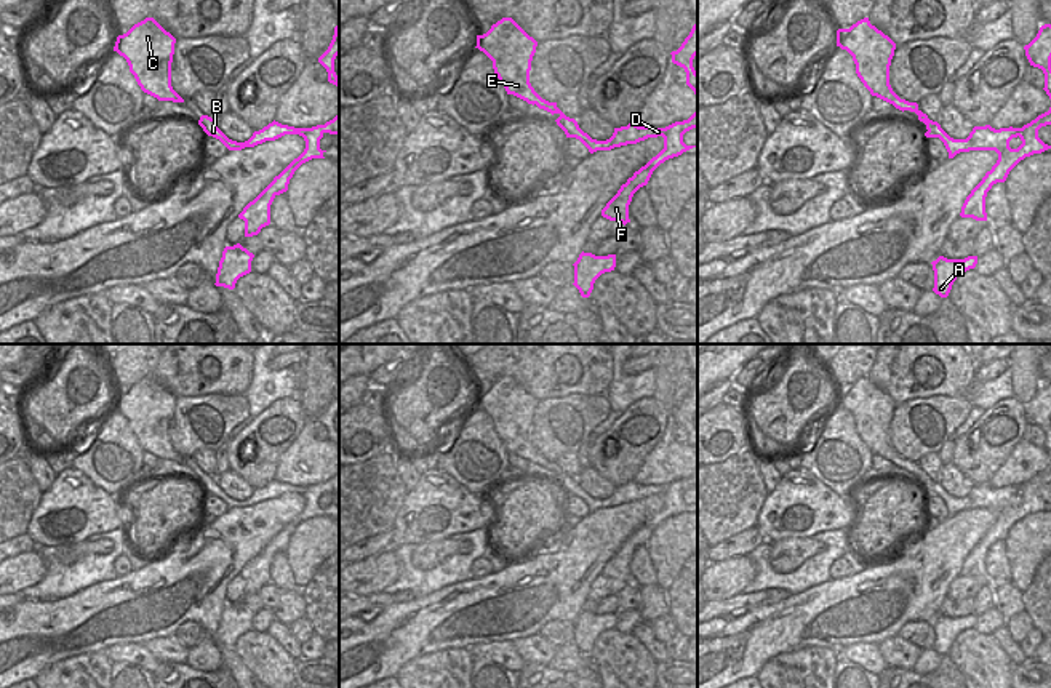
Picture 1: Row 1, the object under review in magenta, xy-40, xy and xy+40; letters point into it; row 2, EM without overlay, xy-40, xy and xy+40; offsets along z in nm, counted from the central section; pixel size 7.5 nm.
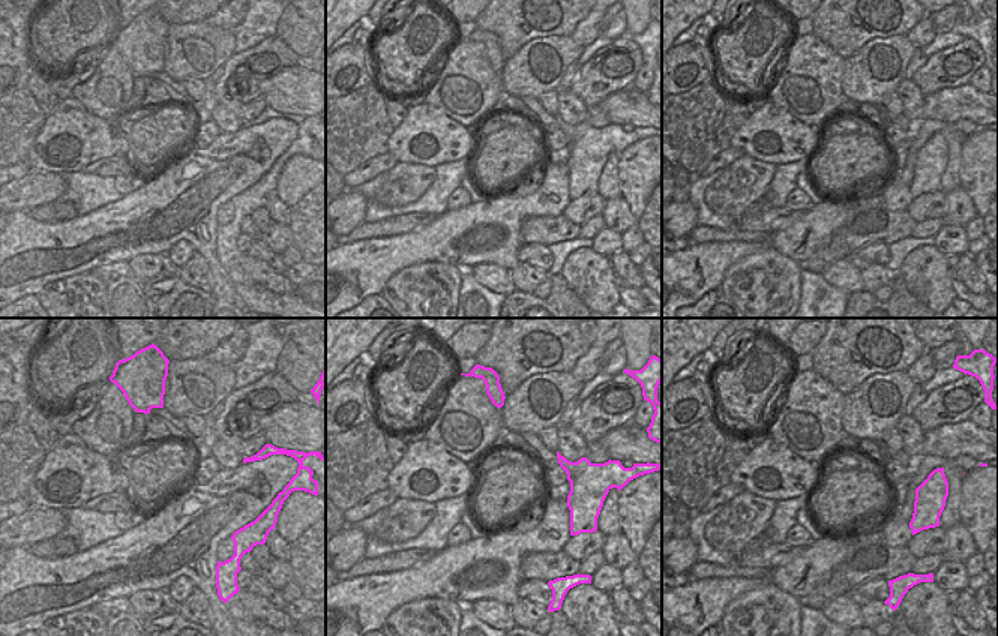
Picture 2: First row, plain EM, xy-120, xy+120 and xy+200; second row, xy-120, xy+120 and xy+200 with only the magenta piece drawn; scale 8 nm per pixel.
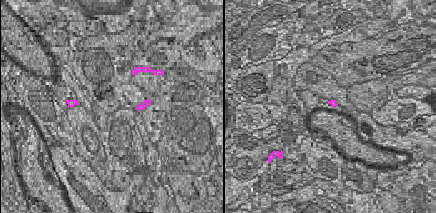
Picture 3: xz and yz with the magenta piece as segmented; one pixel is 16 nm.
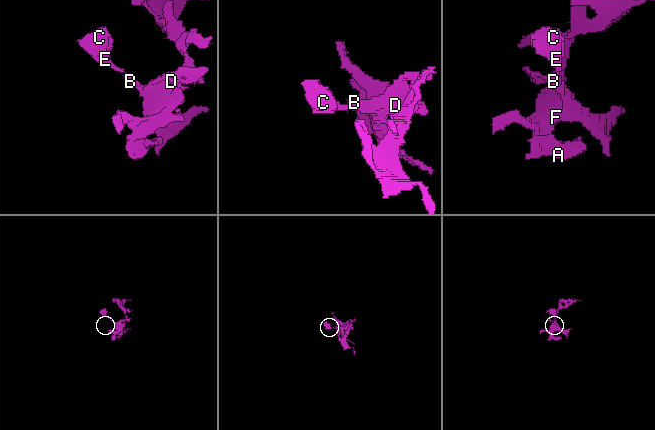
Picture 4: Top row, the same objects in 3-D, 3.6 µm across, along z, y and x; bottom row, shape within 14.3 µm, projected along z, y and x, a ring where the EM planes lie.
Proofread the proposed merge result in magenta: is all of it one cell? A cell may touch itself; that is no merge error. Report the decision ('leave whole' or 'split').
split

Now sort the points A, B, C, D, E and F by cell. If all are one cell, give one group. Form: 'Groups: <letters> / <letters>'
Groups: A B D F / C E.

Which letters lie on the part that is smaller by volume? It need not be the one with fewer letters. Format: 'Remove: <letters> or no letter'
Remove: C, E.

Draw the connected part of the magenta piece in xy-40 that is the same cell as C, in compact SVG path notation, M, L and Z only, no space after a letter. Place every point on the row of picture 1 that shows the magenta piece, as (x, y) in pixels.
M154 18L118 35L114 51L123 56L141 90L158 101L184 102L171 86L171 62L176 38Z

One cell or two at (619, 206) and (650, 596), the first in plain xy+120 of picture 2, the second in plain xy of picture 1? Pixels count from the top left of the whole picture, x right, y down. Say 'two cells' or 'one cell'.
one cell

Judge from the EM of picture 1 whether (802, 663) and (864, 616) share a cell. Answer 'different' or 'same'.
different

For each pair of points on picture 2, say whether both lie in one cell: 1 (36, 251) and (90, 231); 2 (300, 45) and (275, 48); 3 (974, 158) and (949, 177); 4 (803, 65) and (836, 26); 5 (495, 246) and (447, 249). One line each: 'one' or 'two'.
1: one
2: two
3: two
4: two
5: one

